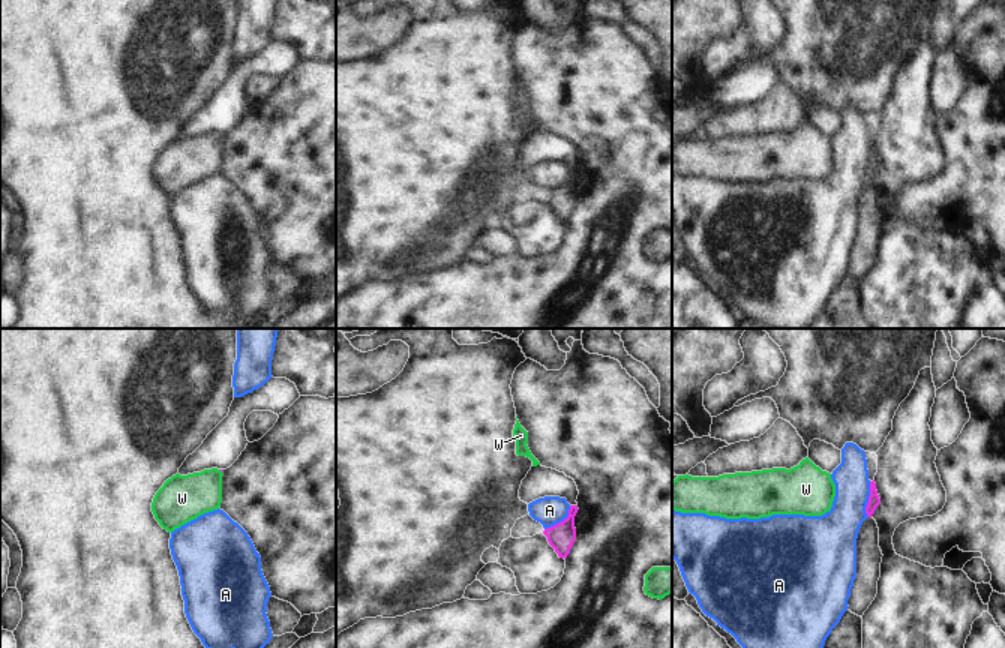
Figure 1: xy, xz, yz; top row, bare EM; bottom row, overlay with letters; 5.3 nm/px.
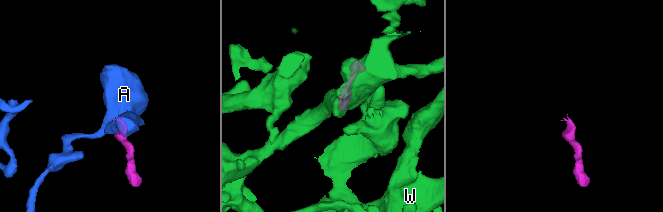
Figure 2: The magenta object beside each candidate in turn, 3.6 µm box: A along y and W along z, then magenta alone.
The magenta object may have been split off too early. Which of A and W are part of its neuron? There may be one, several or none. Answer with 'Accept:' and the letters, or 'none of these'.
Accept: W

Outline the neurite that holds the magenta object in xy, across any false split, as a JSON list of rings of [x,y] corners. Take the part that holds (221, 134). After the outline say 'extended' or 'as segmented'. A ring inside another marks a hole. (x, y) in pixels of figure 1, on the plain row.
[[[212,132],[201,136],[168,142],[156,156],[152,176],[159,189],[172,196],[198,180],[218,174],[222,166],[224,134]]]; extended

